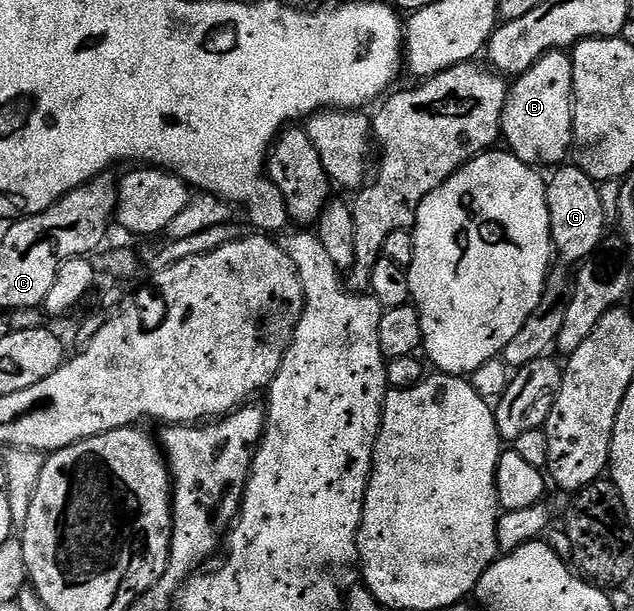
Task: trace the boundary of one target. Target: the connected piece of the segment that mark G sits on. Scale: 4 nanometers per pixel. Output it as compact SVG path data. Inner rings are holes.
M561 166L553 177L548 177L545 185L549 221L553 235L553 247L556 259L565 264L580 265L588 261L589 256L601 244L605 236L605 204L601 201L600 187L591 186L590 178L576 166Z

